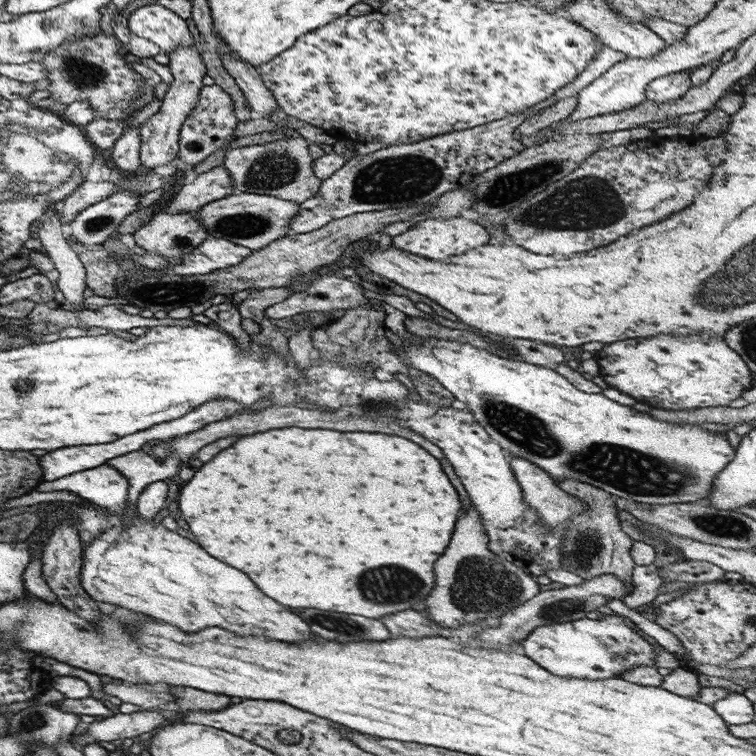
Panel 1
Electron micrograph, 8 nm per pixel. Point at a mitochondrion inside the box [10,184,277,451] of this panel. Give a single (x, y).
(95, 225)

